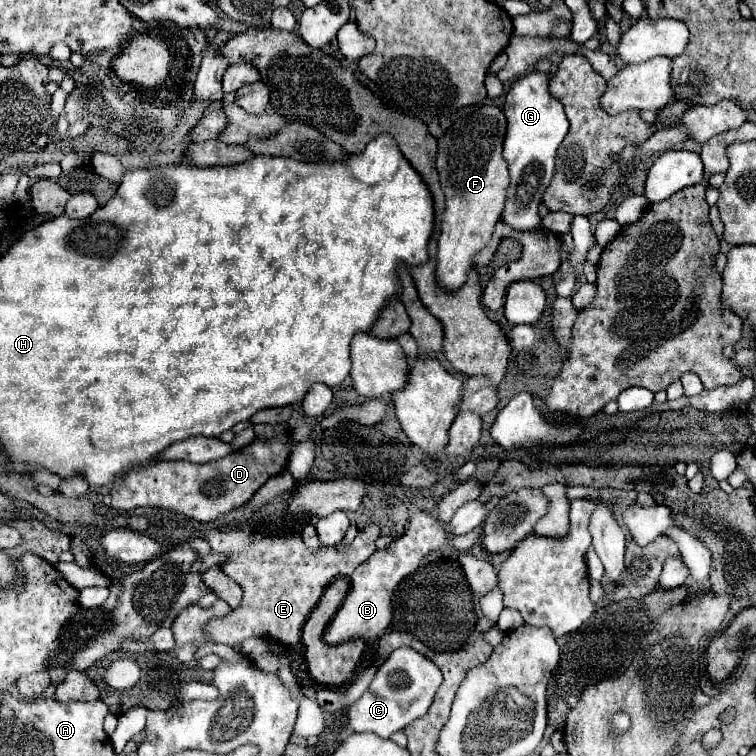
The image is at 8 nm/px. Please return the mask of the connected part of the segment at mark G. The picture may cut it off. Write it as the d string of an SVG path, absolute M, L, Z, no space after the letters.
M526 74L518 78L504 100L504 116L508 120L508 132L504 140L504 160L510 166L510 186L506 204L502 210L502 222L514 230L538 230L542 228L540 220L540 202L542 192L546 192L552 174L554 174L554 160L556 150L566 138L568 132L568 118L564 114L562 104L554 100L548 92L548 74Z

